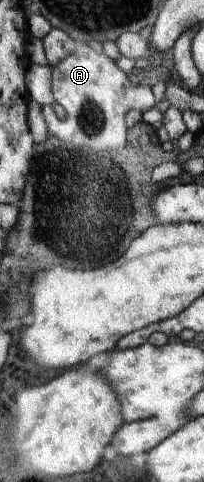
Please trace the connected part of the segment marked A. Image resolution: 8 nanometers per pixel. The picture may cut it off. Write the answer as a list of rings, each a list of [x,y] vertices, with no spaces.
[[[78,43],[73,54],[53,67],[52,91],[55,105],[42,107],[42,113],[48,126],[50,135],[62,140],[64,143],[72,143],[76,147],[88,145],[92,149],[112,151],[123,148],[127,144],[126,113],[128,111],[150,111],[156,105],[150,86],[142,86],[128,79],[127,75],[118,68],[106,54],[96,53],[88,44]]]

